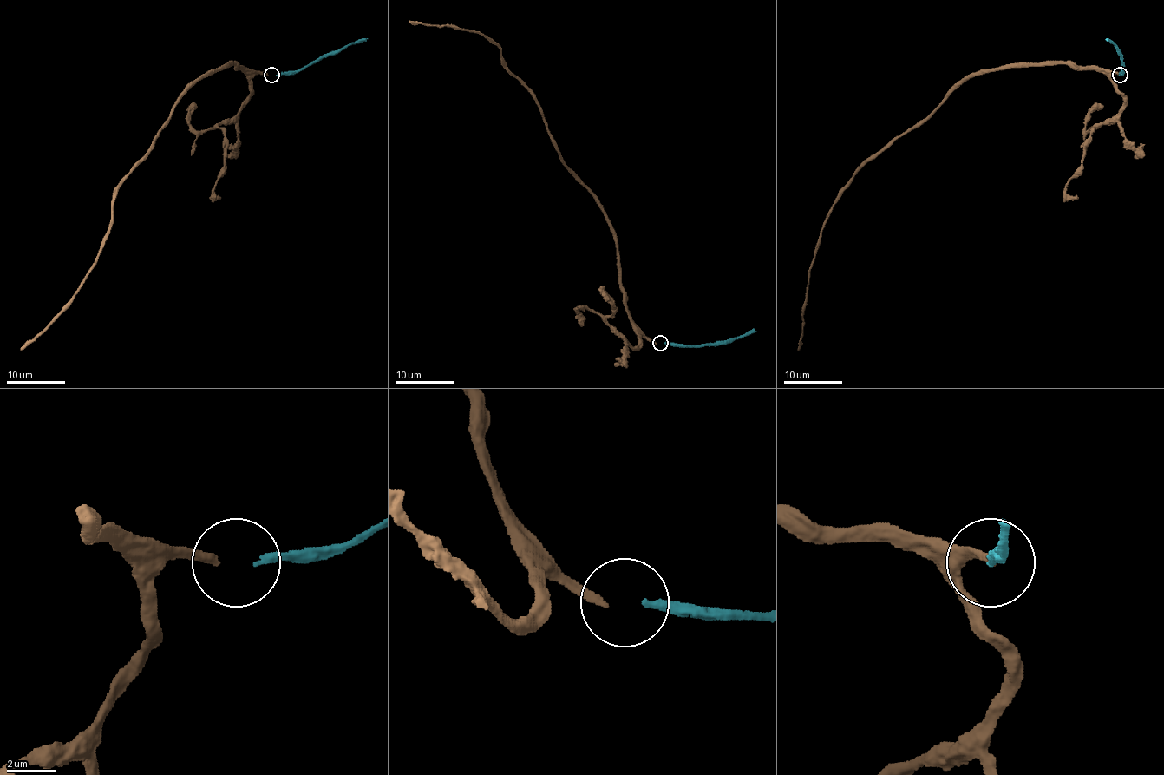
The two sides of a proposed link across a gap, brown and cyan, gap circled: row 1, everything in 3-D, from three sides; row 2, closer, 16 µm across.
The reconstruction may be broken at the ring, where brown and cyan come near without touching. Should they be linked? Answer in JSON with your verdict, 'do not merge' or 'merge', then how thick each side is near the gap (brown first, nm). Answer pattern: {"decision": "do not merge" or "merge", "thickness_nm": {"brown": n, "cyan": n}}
{"decision": "do not merge", "thickness_nm": {"brown": 320, "cyan": 280}}

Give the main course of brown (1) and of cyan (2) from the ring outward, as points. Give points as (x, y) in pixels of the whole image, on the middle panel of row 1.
1: (656, 342), (628, 311), (616, 233), (598, 199), (554, 147), (536, 98), (500, 49), (485, 35), (409, 20)
2: (664, 344), (716, 345), (756, 331)

